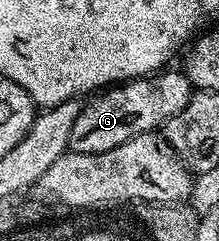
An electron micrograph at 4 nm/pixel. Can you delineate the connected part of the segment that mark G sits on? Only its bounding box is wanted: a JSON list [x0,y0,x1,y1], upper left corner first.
[69,67,192,152]

